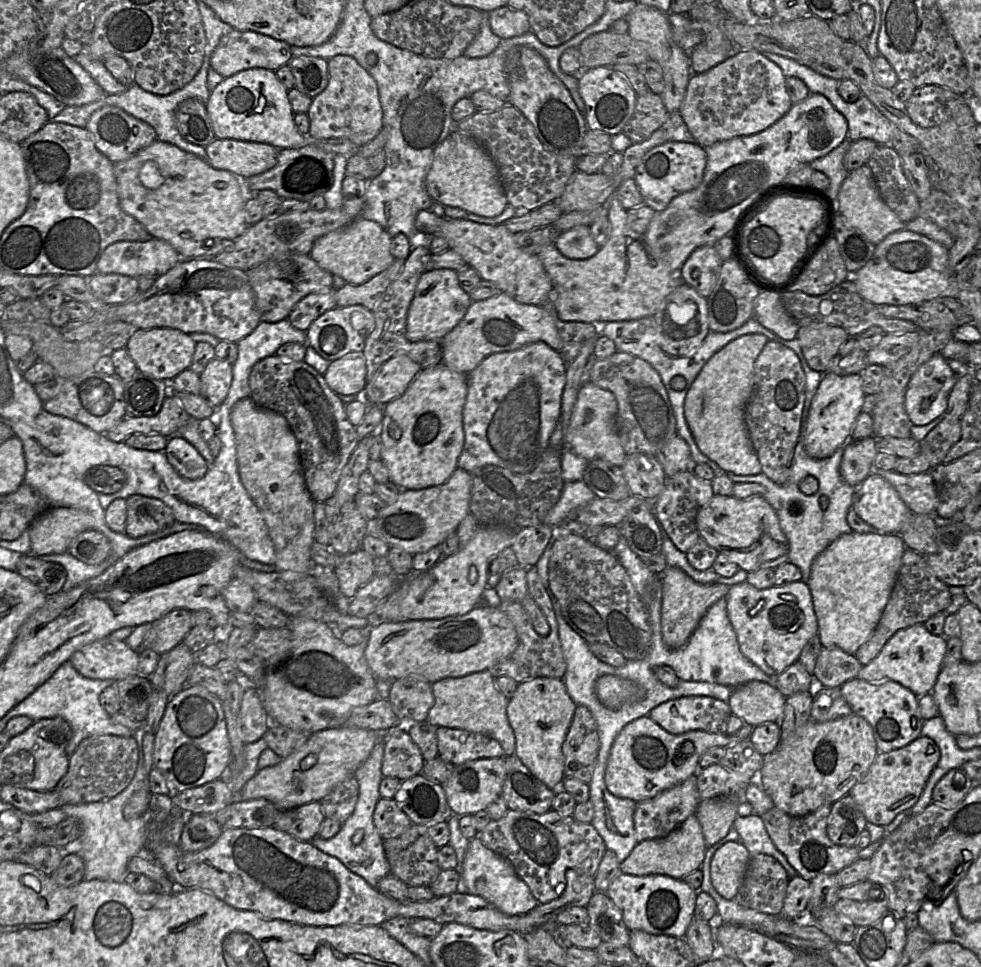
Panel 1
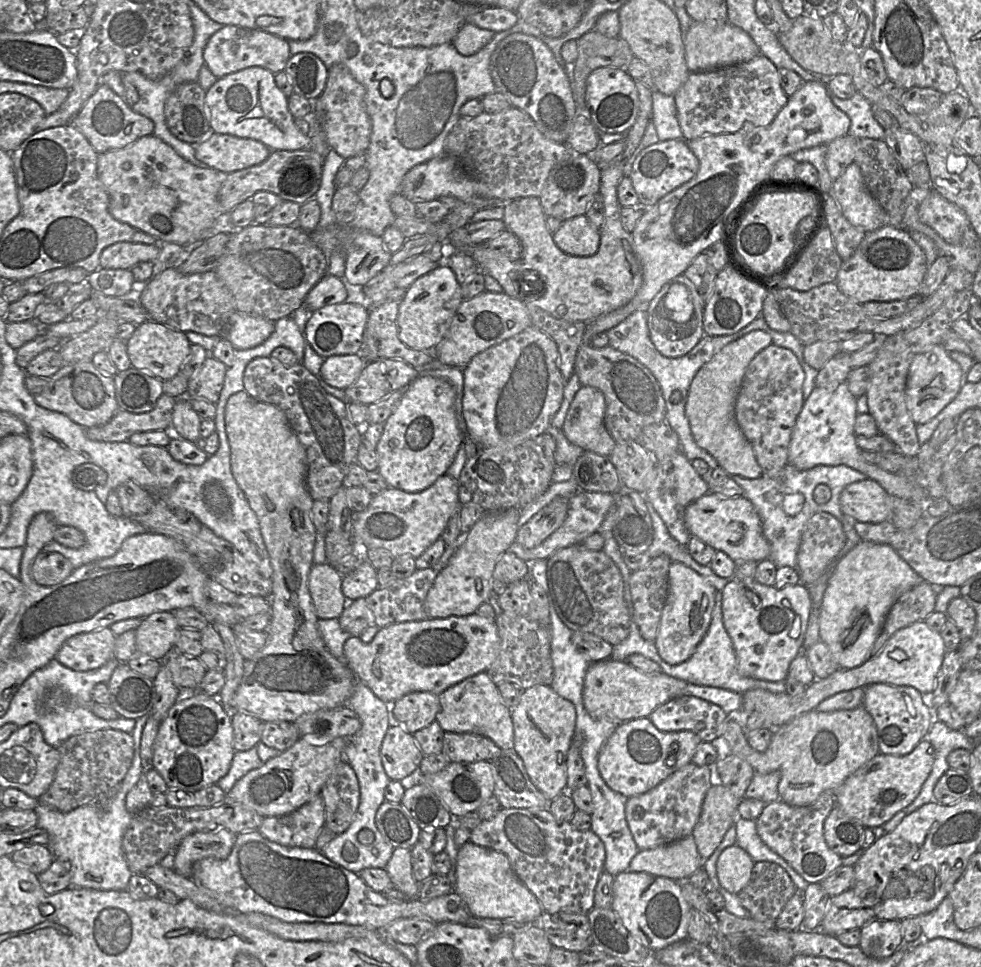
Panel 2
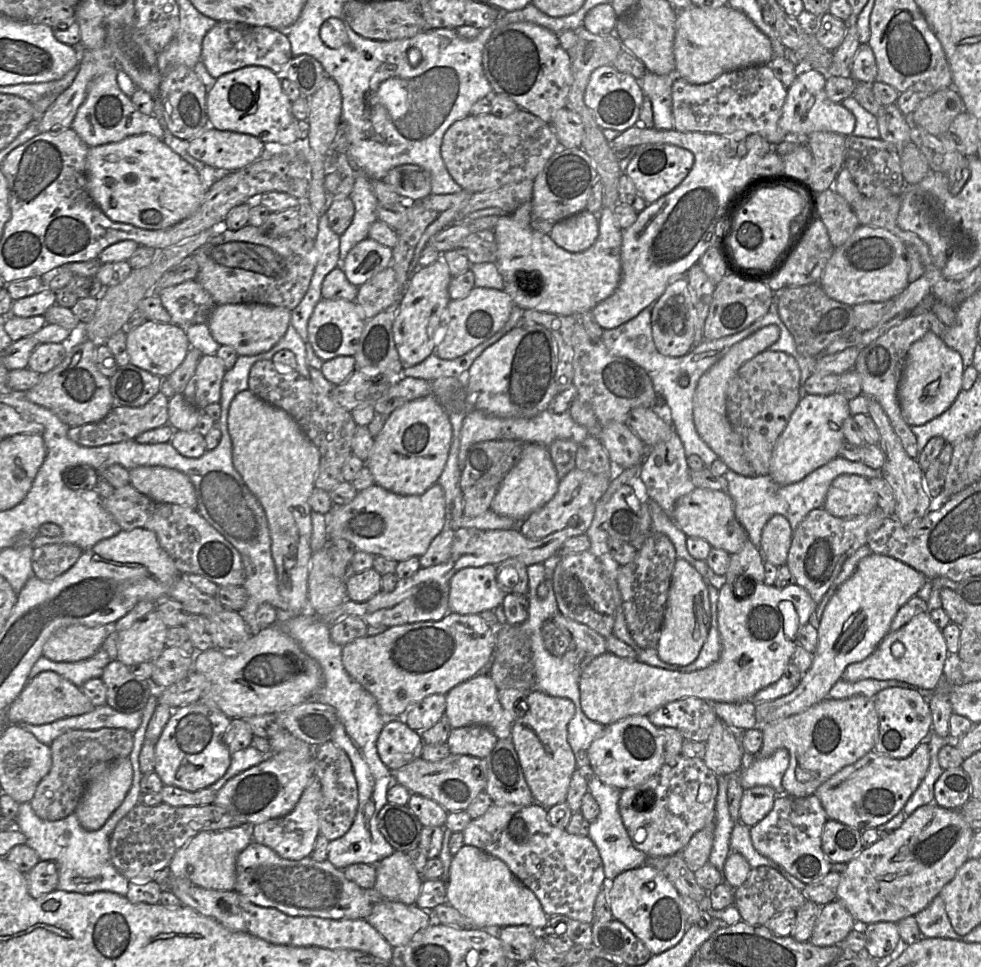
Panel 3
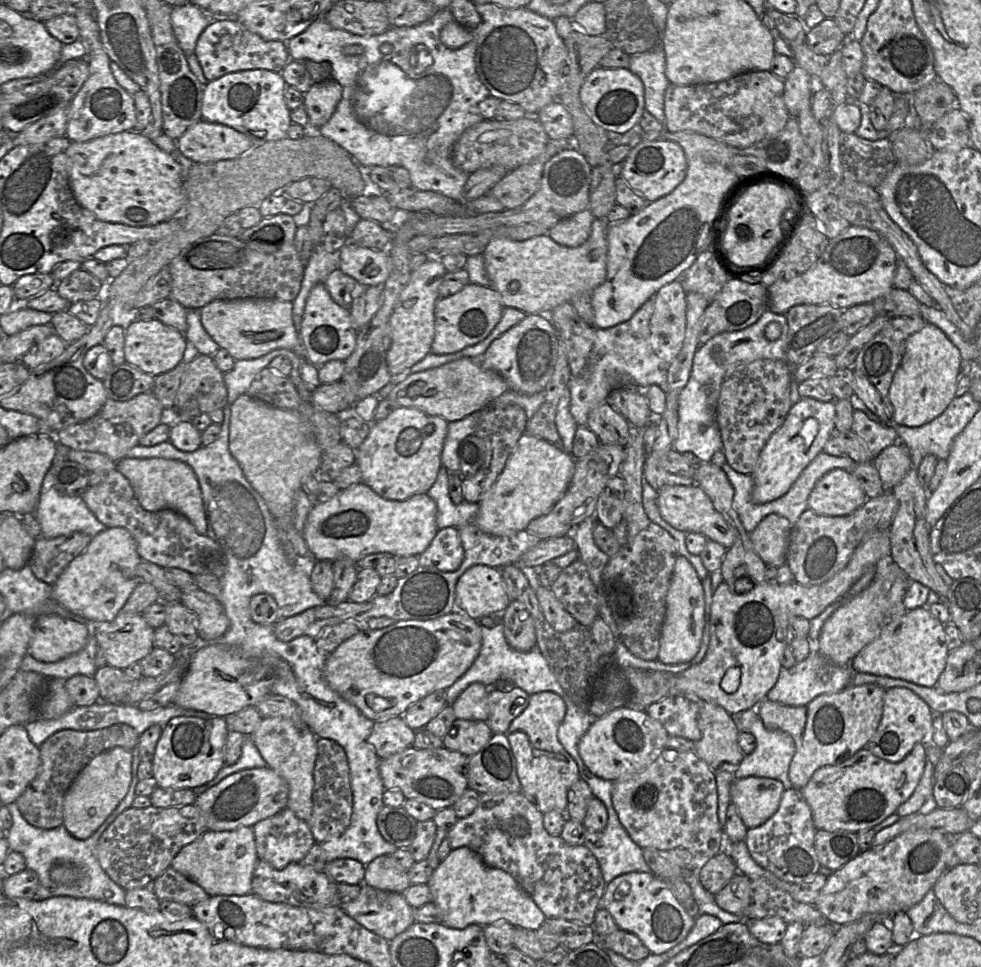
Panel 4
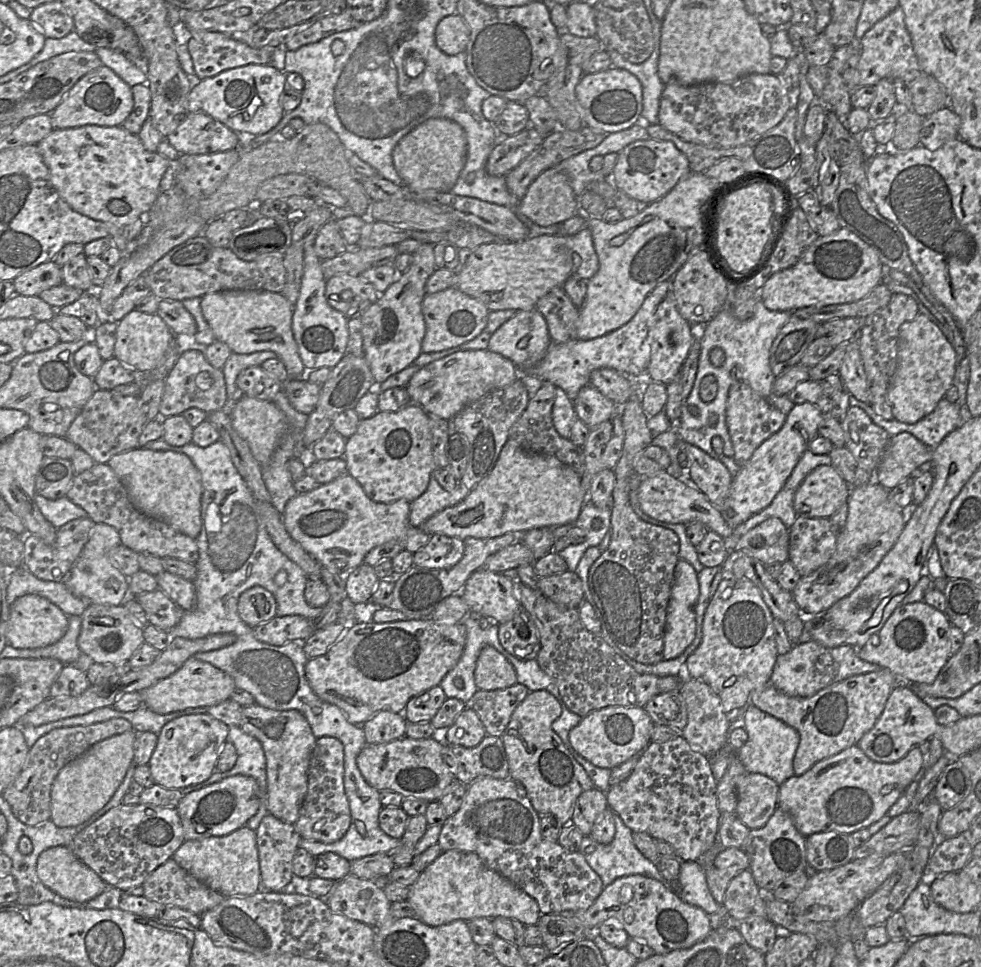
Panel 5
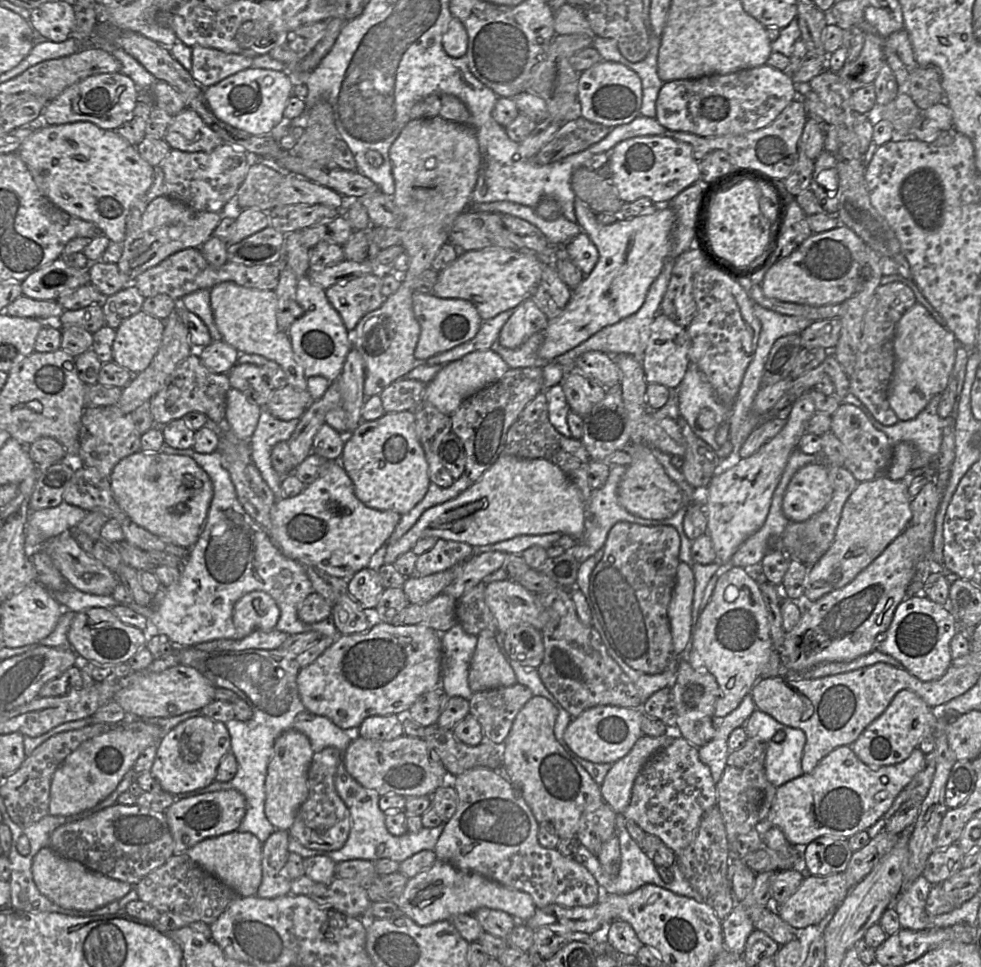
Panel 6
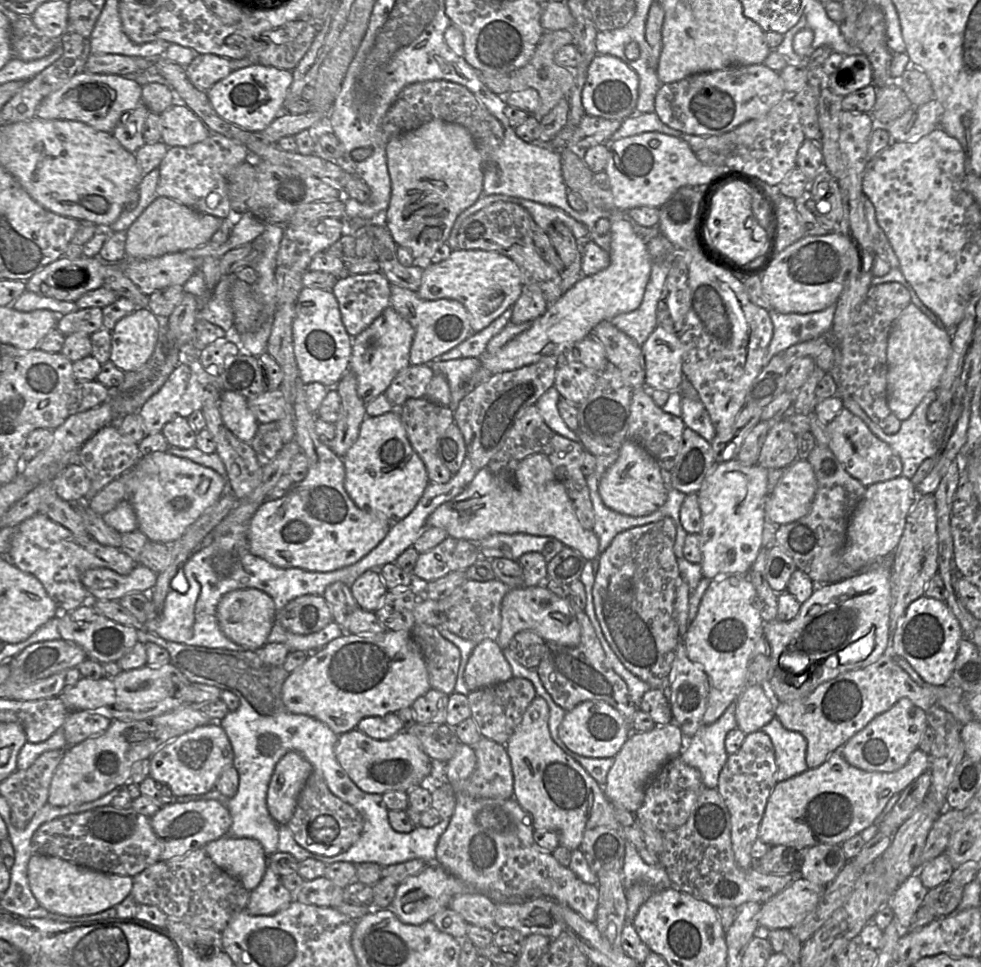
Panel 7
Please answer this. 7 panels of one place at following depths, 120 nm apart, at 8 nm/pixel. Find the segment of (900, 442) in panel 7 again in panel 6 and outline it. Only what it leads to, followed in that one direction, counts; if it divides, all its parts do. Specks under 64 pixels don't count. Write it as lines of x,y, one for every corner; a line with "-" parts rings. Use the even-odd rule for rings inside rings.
850,391
843,399
844,404
852,404
861,409
873,426
882,431
892,445
902,441
909,441
916,448
915,458
911,470
921,469
937,459
943,438
945,418
938,415
938,405
941,394
933,396
927,406
912,420
899,420
892,426
879,423
869,409

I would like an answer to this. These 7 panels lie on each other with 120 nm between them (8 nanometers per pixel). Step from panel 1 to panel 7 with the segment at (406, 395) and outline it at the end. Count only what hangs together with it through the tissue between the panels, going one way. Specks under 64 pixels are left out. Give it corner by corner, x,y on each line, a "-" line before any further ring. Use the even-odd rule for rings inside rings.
398,409
380,416
367,416
357,440
342,458
345,467
344,488
355,505
376,516
383,516
390,526
406,517
416,506
430,482
424,463
411,446

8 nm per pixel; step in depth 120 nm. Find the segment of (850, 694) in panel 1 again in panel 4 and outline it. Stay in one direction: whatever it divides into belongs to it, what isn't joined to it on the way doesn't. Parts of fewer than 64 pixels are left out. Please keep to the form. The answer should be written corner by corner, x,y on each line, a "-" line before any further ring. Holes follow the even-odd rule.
905,687
890,688
884,695
883,714
876,733
865,748
879,758
900,762
917,743
932,744
931,730
935,715
929,705
912,690

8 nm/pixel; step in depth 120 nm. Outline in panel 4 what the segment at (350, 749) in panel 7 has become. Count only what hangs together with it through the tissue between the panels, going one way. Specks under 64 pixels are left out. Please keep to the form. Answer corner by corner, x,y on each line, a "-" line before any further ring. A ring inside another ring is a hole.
409,747
386,759
380,759
379,771
386,790
400,790
406,799
416,799
433,809
452,808
468,788
469,757
445,747
417,749

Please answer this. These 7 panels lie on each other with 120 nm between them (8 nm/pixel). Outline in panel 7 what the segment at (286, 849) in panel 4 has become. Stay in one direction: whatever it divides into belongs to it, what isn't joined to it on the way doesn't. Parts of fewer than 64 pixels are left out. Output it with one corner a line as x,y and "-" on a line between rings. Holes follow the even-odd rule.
266,867
262,880
250,892
246,910
251,915
273,915
293,900
293,893
283,886
281,877

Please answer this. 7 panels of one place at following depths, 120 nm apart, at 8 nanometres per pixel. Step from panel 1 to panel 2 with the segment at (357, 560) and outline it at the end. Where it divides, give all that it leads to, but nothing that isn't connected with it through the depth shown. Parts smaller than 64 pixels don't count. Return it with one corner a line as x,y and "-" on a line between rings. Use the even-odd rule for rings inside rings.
361,558
357,568
342,579
342,592
348,602
366,598
378,587
377,569
365,558

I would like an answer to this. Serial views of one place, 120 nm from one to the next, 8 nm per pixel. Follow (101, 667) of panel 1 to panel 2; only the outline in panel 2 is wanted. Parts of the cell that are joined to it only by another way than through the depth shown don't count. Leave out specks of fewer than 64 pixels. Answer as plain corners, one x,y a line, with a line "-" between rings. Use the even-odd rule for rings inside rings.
109,627
79,633
68,638
55,659
74,671
88,671
104,665
114,657
116,635

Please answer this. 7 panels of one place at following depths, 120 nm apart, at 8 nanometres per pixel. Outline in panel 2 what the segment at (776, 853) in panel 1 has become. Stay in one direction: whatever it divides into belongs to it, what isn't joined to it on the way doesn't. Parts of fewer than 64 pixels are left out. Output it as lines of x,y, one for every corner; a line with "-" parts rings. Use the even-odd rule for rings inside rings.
738,817
735,821
736,845
743,848
754,860
774,862
781,866
790,876
797,890
805,891
808,882
802,878
781,856
773,852
759,837
756,820

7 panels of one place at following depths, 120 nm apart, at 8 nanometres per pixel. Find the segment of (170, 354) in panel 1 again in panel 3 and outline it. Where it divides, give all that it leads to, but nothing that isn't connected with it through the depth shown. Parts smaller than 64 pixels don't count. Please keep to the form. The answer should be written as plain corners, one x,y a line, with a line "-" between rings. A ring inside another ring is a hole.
146,320
126,334
126,347
130,364
161,378
172,374
182,364
191,348
185,328
152,320

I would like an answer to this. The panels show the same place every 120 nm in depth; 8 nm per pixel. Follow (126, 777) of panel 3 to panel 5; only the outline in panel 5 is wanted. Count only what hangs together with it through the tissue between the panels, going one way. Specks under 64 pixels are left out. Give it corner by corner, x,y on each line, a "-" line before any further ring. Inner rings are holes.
132,730
100,741
60,770
51,788
50,820
56,826
77,827
109,802
133,761
137,736

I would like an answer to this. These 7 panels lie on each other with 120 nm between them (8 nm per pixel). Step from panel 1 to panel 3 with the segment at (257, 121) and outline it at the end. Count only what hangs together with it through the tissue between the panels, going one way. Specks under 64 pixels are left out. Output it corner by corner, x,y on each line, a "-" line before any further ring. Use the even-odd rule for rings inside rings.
247,66
223,74
216,79
211,88
207,88
206,109
210,126
218,130
250,134
266,143
291,145
299,141
297,136
297,120
291,112
291,103
283,91
281,77
263,66

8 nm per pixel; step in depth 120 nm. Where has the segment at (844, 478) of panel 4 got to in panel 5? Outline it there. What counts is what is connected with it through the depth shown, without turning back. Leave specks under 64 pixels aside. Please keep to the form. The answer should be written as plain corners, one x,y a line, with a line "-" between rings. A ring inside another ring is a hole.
832,465
813,469
797,489
793,507
798,517
829,518
846,501
851,487

